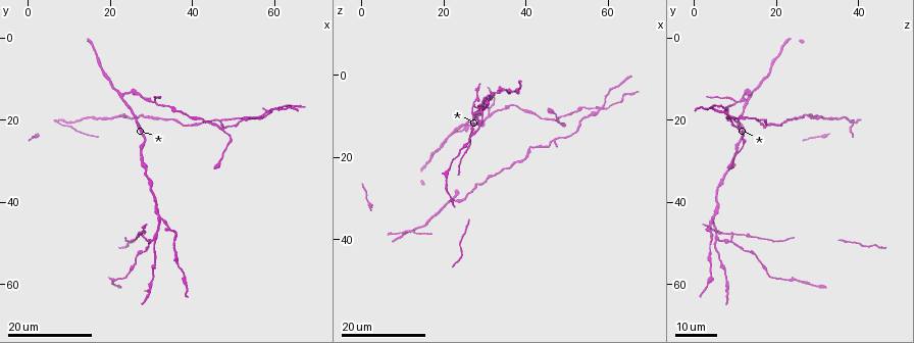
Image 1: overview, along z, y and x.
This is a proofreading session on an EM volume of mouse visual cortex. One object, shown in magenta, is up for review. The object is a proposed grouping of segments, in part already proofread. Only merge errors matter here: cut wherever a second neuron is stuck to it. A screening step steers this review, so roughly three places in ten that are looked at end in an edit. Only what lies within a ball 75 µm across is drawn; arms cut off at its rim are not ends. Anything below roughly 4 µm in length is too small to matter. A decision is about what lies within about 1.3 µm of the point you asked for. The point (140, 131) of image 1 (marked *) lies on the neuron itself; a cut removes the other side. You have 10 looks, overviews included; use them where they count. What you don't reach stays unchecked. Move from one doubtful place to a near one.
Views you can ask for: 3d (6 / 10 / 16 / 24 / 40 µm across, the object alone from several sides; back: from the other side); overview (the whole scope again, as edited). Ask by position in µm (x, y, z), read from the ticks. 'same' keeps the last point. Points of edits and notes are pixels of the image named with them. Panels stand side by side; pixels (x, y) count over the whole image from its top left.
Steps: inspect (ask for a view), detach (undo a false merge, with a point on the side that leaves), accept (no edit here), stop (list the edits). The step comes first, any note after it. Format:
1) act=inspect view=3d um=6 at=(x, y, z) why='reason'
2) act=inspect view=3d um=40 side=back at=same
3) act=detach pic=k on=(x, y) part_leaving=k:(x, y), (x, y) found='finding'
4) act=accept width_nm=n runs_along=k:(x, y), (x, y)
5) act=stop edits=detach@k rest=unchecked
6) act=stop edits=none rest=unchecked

act=inspect view=3d um=24 at=(27.0, 47.5, 9.5)

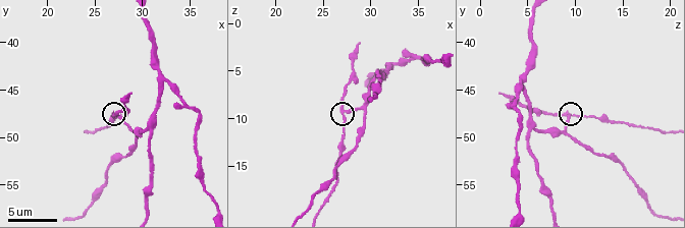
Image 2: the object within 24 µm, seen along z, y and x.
act=inspect view=3d um=10 at=(27.2, 47.6, 9.8) why='zoom in'

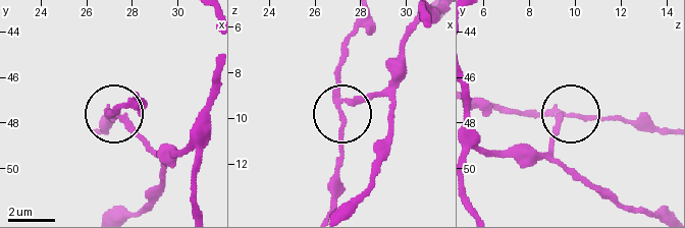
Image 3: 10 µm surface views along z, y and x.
act=detach pic=3 on=(114, 121) arms=3 part_leaving=3:(554, 111), (668, 128) found='two neurons meet here'

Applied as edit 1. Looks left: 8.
act=inspect view=3d um=6 at=(32.6, 44.0, 4.4) why='two arms in line, one across'

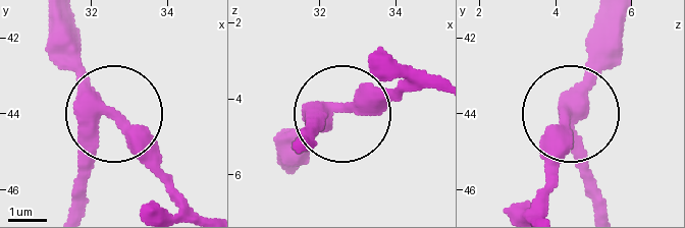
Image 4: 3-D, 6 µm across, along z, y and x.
act=accept width_nm=370 runs_along=4:(52, 22), (61, 61), (185, 194) found='one neuron here'

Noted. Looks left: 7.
act=inspect view=3d um=16 at=(30.8, 49.2, 5.2) why='arms part here'

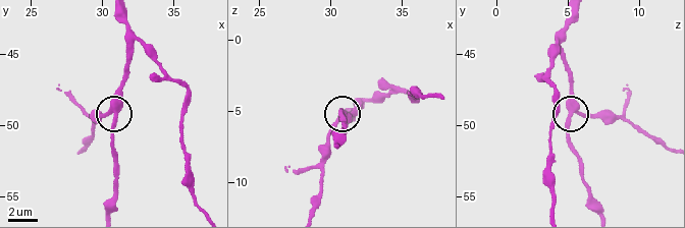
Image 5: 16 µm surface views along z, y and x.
act=inspect view=3d um=6 at=(30.8, 49.0, 5.4)

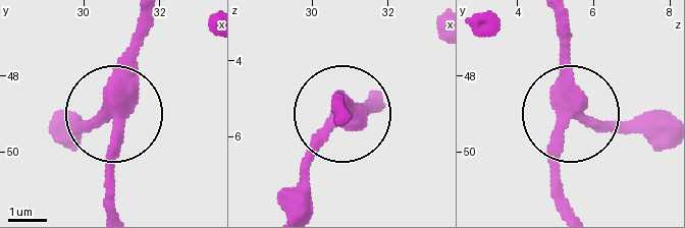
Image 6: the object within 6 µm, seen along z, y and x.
act=accept width_nm=360 runs_along=6:(143, 17), (130, 86), (110, 124), (110, 202) found='continuous, no second neuron'

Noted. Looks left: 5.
act=inspect view=overview

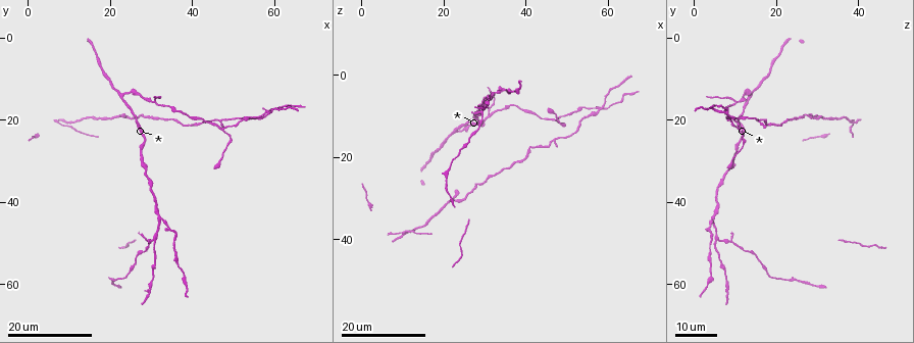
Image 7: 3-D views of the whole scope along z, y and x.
act=inspect view=3d um=24 at=(31.5, 15.0, 10.5) why='a fork'

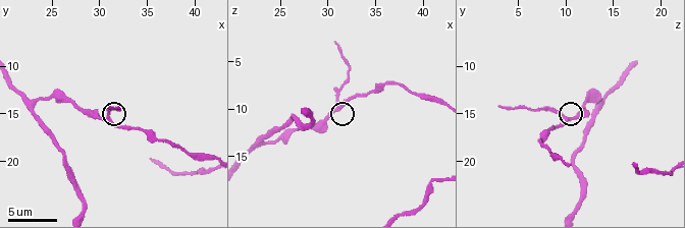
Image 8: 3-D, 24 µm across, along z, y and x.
act=inspect view=3d um=6 at=(31.0, 15.2, 10.0)

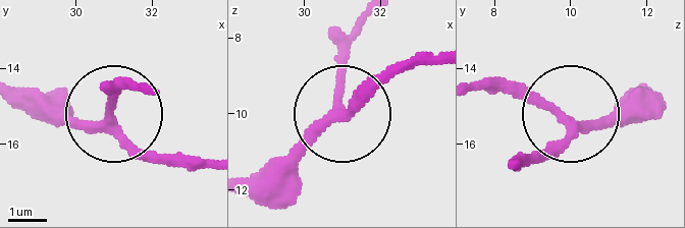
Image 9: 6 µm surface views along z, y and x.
act=accept width_nm=220 found='all the same neuron'

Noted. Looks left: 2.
act=inspect view=3d um=6 at=(23.4, 13.4, 13.8)

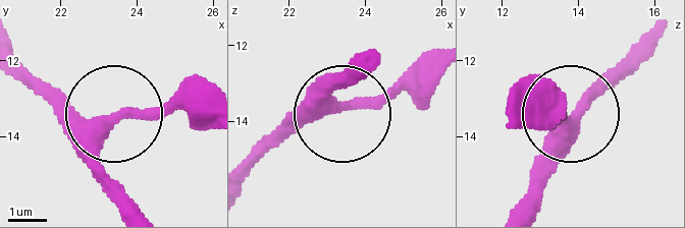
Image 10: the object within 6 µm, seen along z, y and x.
act=inspect view=3d um=6 side=back at=(23.25, 13.60, 13.60)

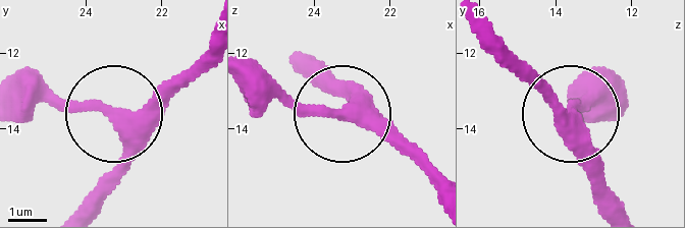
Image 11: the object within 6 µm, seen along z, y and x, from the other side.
act=accept side_arm_um=24 runs_along=11:(80, 205), (118, 156), (118, 120), (151, 108), (197, 62) found='all the same neuron'

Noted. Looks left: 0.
act=stop edits=detach@3 rest=unchecked

